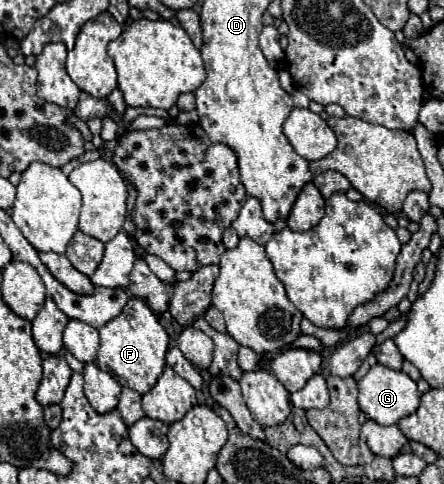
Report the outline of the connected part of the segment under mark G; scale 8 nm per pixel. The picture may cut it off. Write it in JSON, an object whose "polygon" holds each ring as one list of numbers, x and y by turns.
{"polygon":[[380,363,370,367,370,371,362,377,362,381,358,385,360,385,358,405,378,425,394,425,402,417,408,417,408,415,416,413,416,409,420,405,420,395,418,395,416,383,406,373,388,369,384,365,380,365]]}

